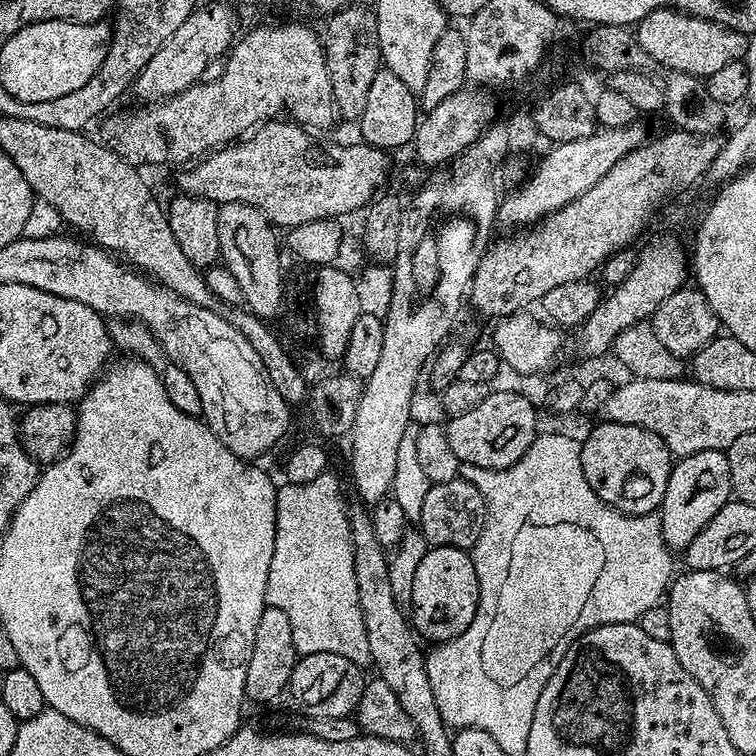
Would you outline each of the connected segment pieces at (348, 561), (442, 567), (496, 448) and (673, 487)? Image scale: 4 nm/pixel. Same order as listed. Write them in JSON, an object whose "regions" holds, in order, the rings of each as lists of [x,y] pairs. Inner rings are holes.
{"regions":[[[[324,471],[320,477],[305,484],[285,483],[285,488],[281,487],[277,491],[276,537],[264,599],[271,607],[282,610],[286,618],[290,618],[290,634],[294,636],[294,646],[300,656],[329,651],[330,654],[342,655],[359,666],[368,666],[372,660],[355,582],[350,512],[348,508],[344,509],[340,480],[332,472]]],[[[429,547],[414,576],[411,626],[421,637],[424,635],[431,642],[453,640],[466,630],[466,626],[470,626],[470,622],[474,622],[479,597],[478,574],[467,551],[462,548]]],[[[492,390],[474,410],[451,417],[446,429],[450,447],[460,462],[479,468],[509,468],[536,441],[536,408],[520,392]]],[[[702,450],[679,457],[672,465],[672,473],[666,482],[666,494],[662,498],[658,515],[664,541],[669,549],[683,550],[694,537],[727,504],[732,496],[728,453],[724,450]]]]}

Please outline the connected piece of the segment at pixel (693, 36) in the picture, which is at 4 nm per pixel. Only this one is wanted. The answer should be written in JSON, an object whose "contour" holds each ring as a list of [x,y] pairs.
{"contour":[[[672,6],[659,8],[650,14],[646,14],[646,18],[642,18],[640,23],[635,25],[634,28],[635,43],[638,45],[639,51],[647,59],[649,56],[654,63],[661,64],[664,70],[681,72],[682,74],[690,74],[701,78],[707,78],[717,73],[722,66],[729,66],[730,62],[744,60],[748,55],[748,37],[749,33],[747,32],[730,30],[721,24],[715,24],[697,16],[687,15]]]}

